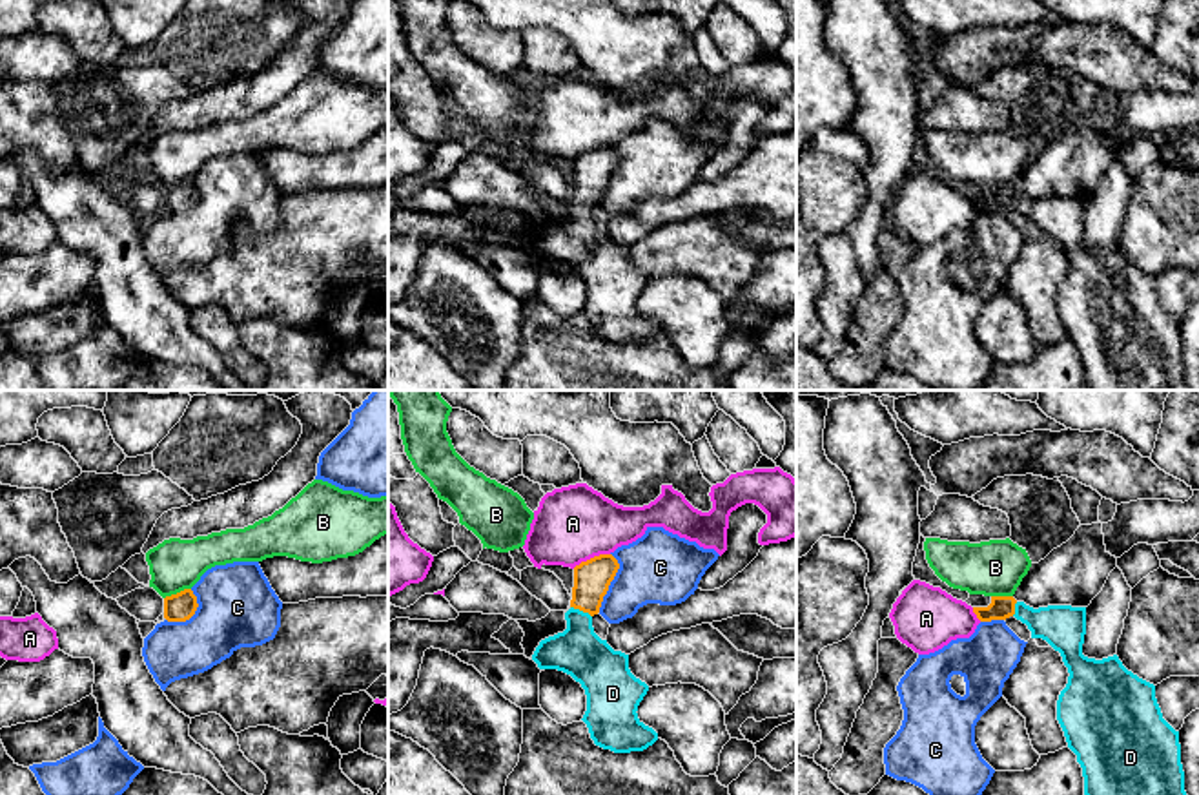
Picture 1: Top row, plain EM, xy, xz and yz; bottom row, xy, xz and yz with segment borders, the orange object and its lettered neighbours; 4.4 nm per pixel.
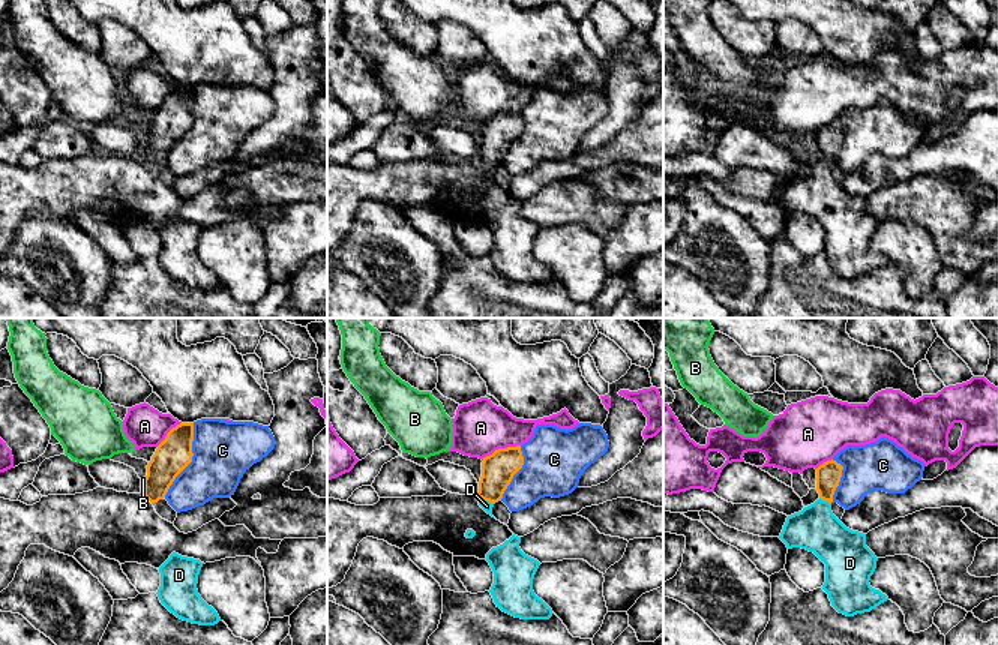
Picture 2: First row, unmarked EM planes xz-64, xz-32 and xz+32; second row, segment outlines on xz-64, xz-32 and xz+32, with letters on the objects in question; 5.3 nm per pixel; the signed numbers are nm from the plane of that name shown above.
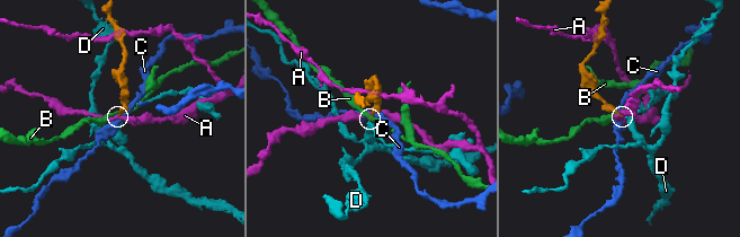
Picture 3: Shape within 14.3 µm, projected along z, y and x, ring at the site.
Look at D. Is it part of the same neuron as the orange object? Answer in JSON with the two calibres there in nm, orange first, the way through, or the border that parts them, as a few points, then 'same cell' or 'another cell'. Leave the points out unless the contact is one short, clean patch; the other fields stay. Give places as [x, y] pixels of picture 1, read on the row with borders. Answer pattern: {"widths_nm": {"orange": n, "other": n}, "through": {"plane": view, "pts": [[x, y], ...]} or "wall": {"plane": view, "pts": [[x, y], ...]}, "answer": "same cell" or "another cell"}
{"widths_nm": {"orange": 160, "other": 220}, "through": {"plane": "xz", "pts": [[591, 578], [582, 609], [578, 651]]}, "answer": "same cell"}

